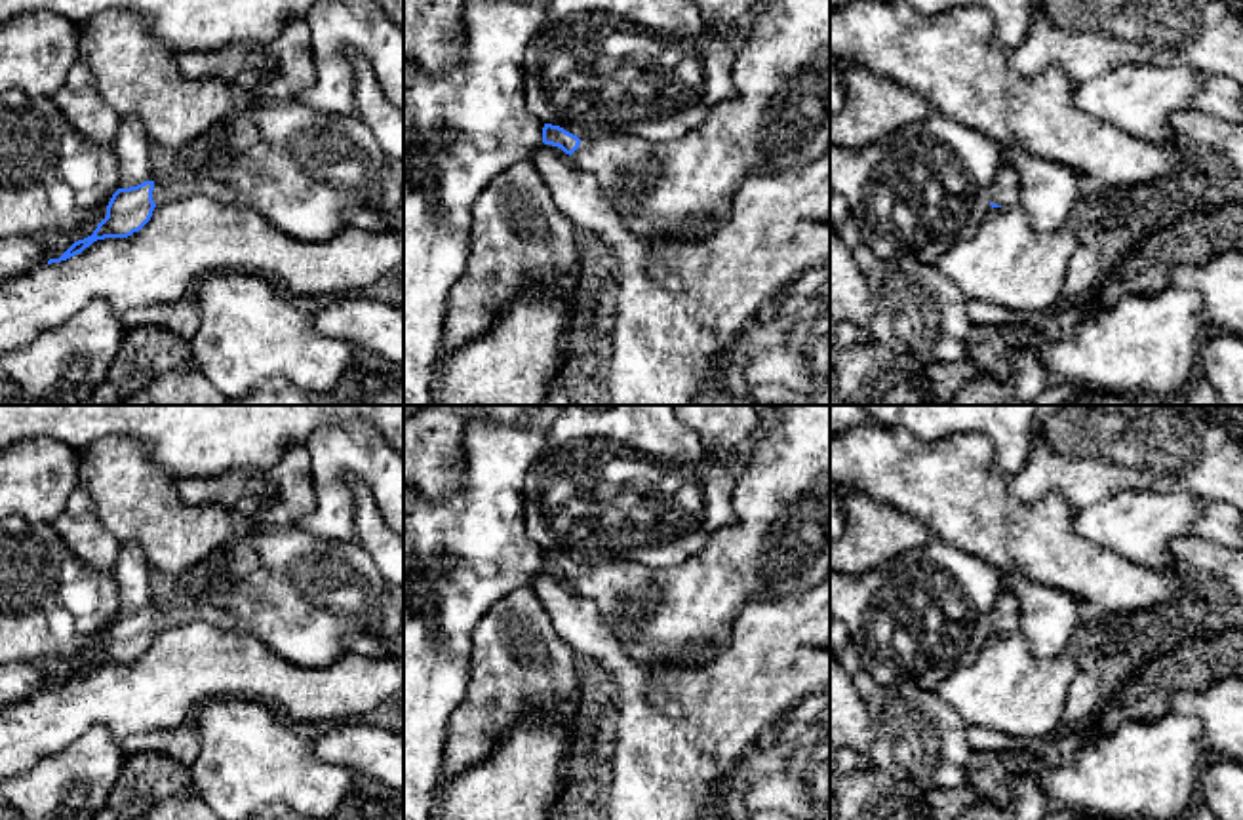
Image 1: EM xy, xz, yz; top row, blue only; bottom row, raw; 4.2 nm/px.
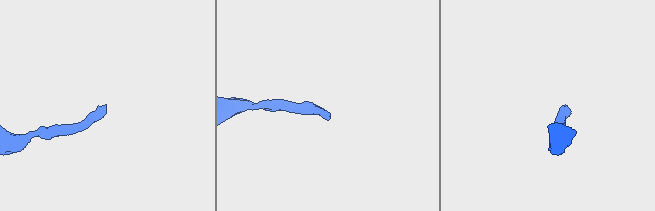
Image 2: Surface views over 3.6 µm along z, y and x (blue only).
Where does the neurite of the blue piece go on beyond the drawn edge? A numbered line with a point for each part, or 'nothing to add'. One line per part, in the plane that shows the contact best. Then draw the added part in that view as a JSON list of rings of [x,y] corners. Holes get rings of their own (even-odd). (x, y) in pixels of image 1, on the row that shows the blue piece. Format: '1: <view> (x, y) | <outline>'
1: xy (311, 168) | [[[297,101],[265,103],[255,107],[251,116],[261,133],[257,146],[238,156],[227,156],[219,141],[198,137],[188,148],[198,167],[194,171],[179,167],[171,179],[156,179],[152,190],[154,204],[171,204],[192,194],[206,194],[221,204],[253,209],[278,230],[297,240],[327,242],[345,228],[345,213],[356,209],[386,211],[404,198],[404,175],[390,166],[388,156],[358,116],[318,112]]]

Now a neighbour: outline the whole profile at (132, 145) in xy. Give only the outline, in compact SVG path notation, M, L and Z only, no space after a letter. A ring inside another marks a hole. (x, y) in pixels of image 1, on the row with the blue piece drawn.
M135 114L120 118L114 139L118 188L150 181L150 145L148 133Z

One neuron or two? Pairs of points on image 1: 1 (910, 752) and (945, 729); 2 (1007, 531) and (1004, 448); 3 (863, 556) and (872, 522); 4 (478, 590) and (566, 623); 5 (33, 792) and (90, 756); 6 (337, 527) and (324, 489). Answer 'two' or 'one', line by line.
1: one
2: two
3: one
4: two
5: one
6: one

